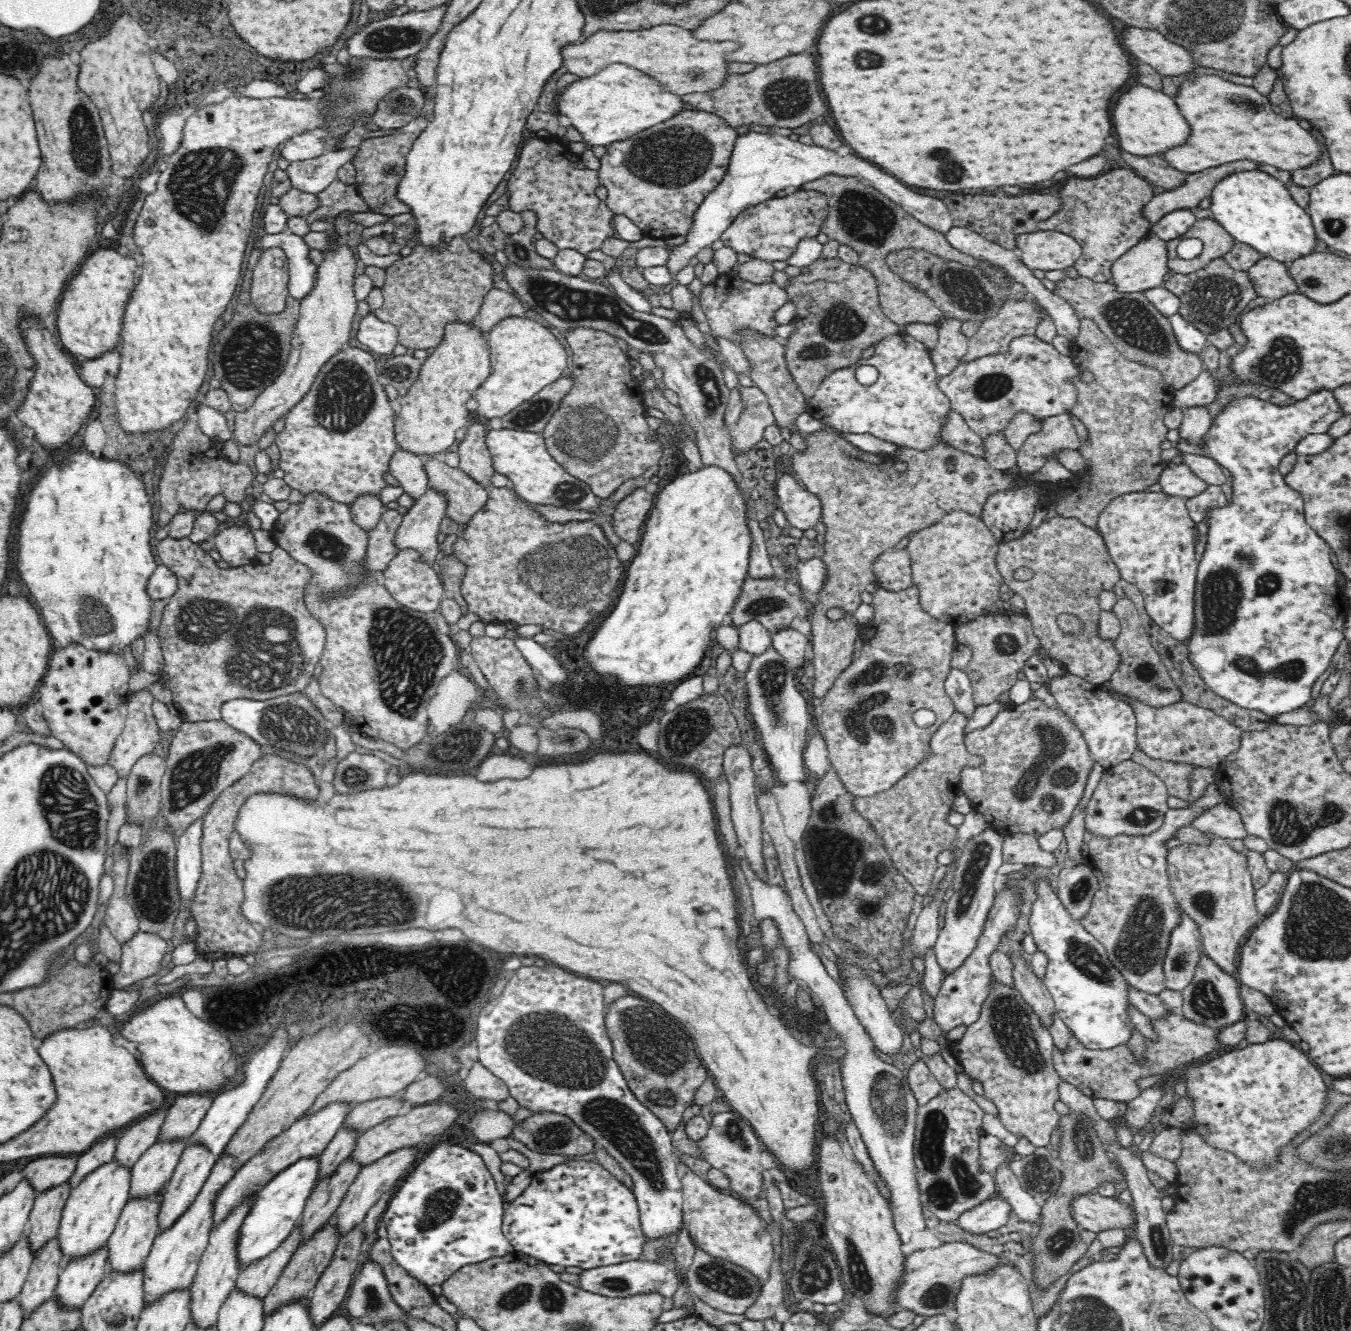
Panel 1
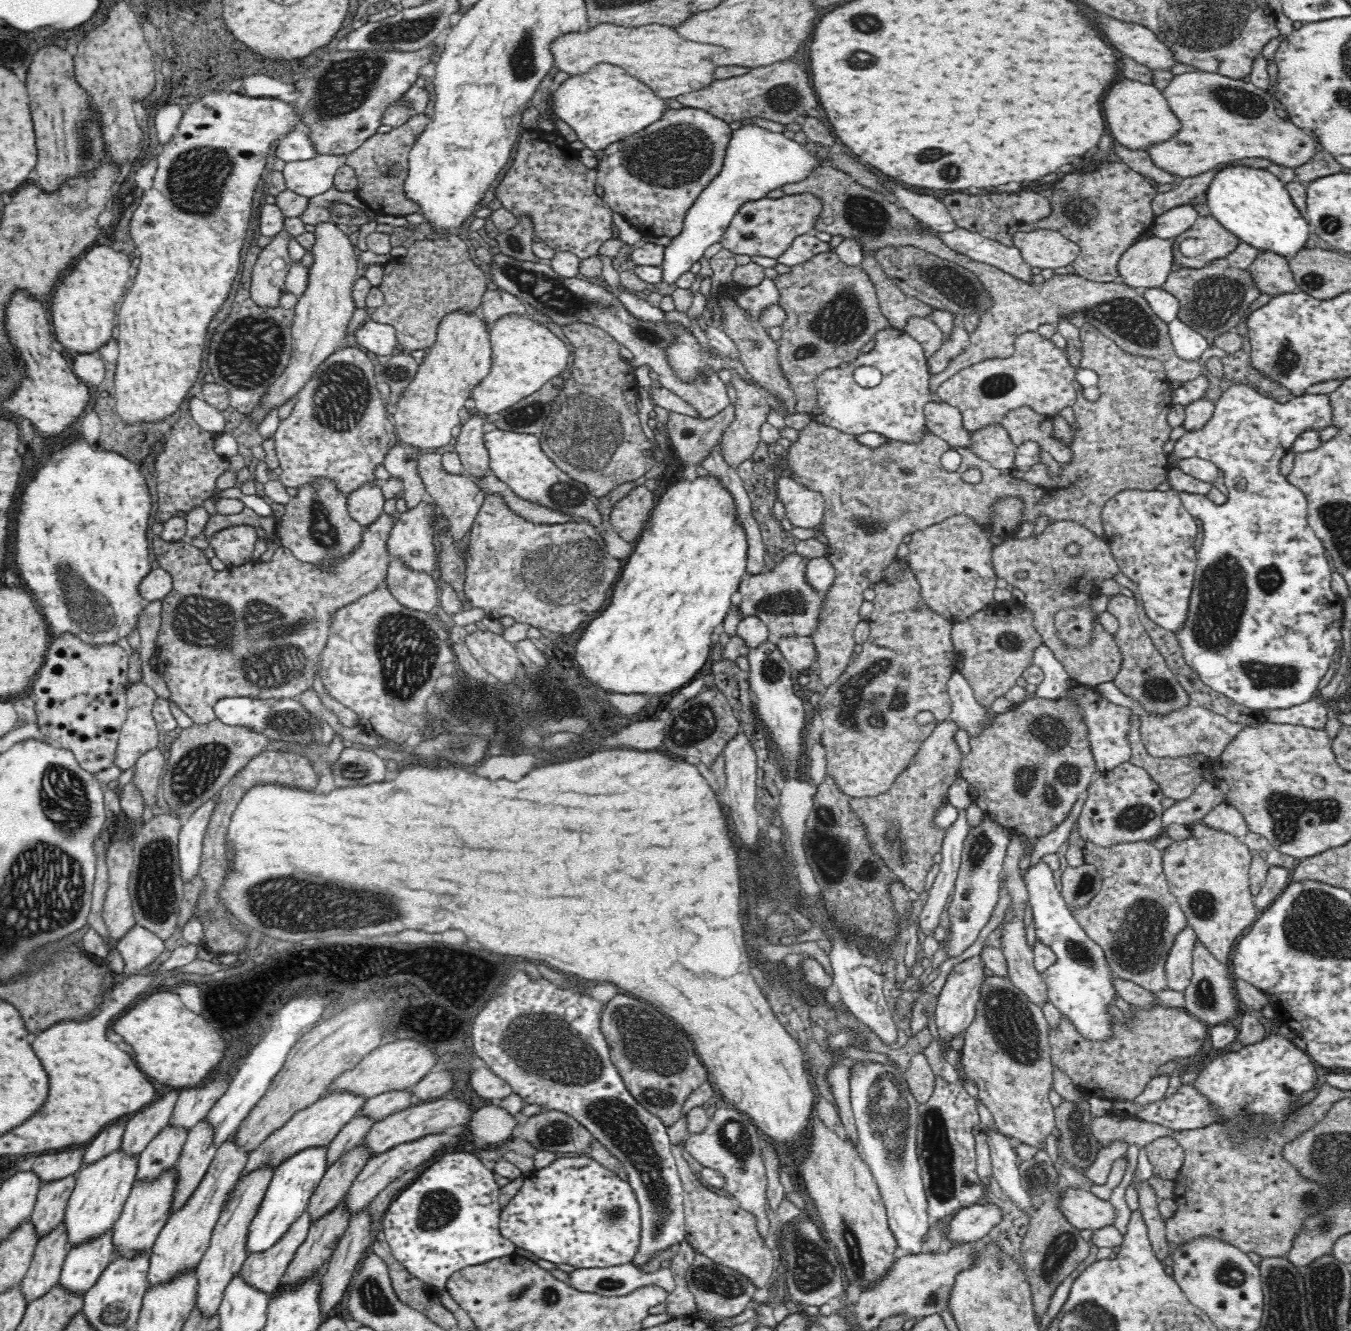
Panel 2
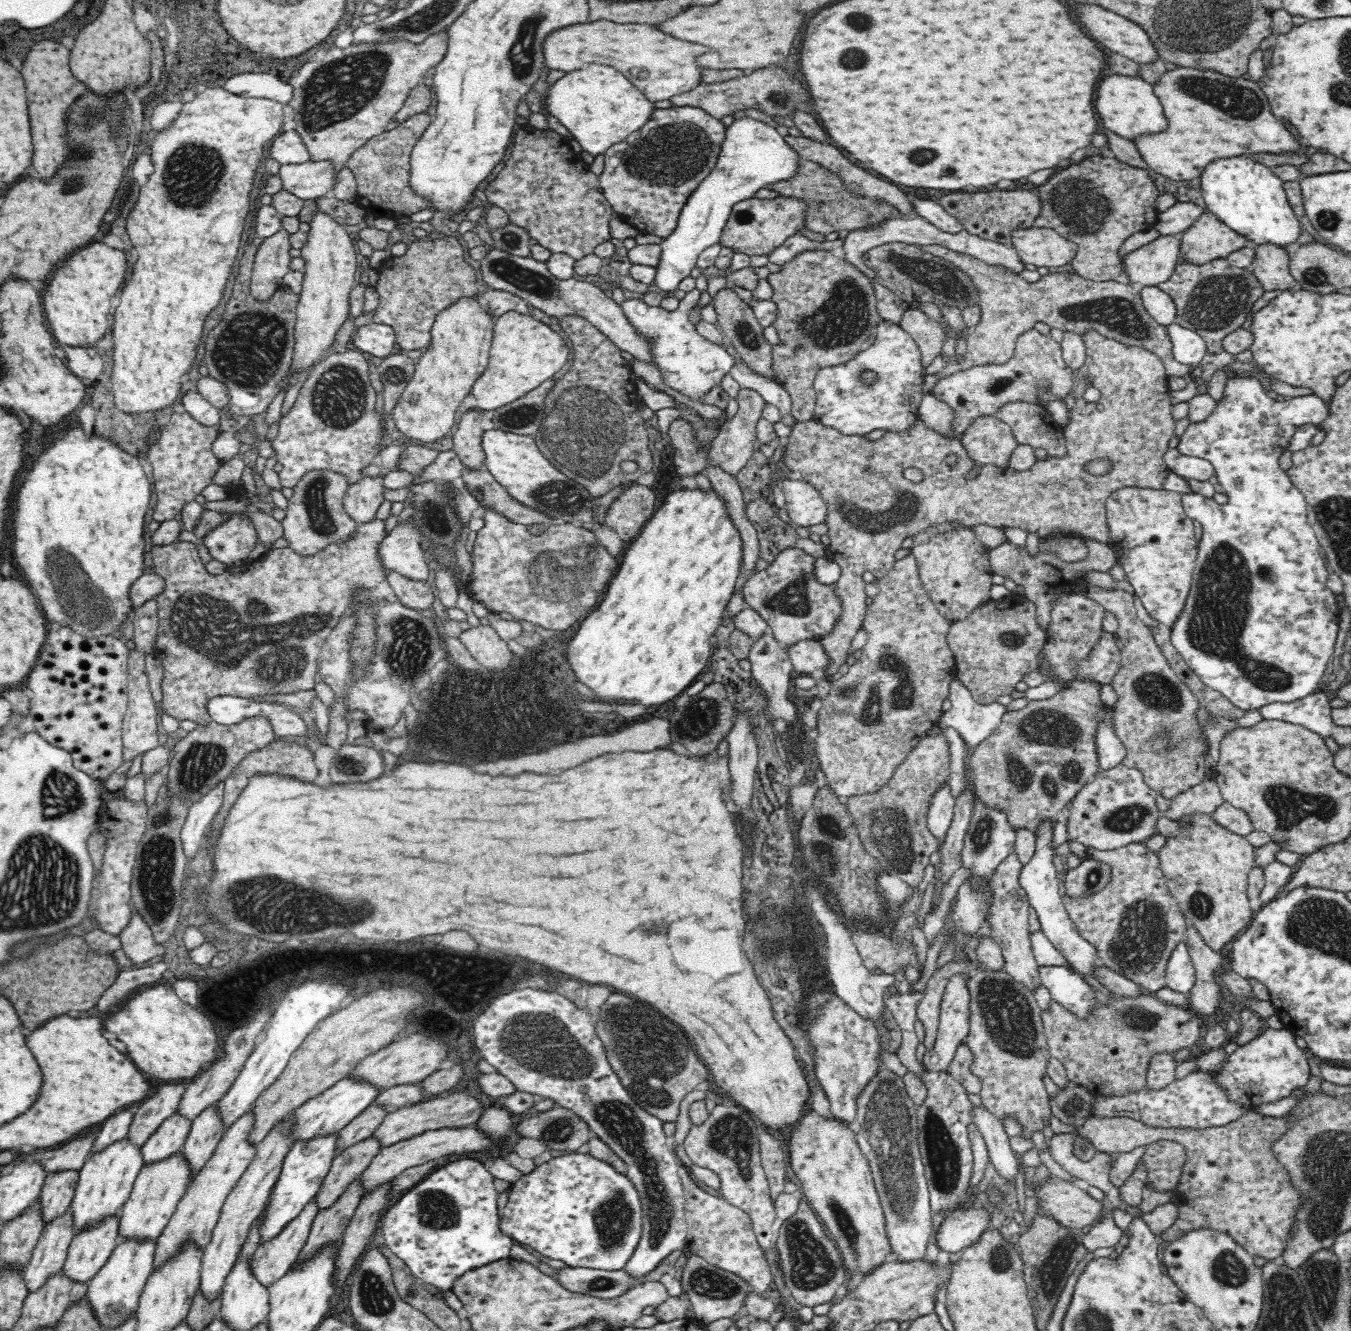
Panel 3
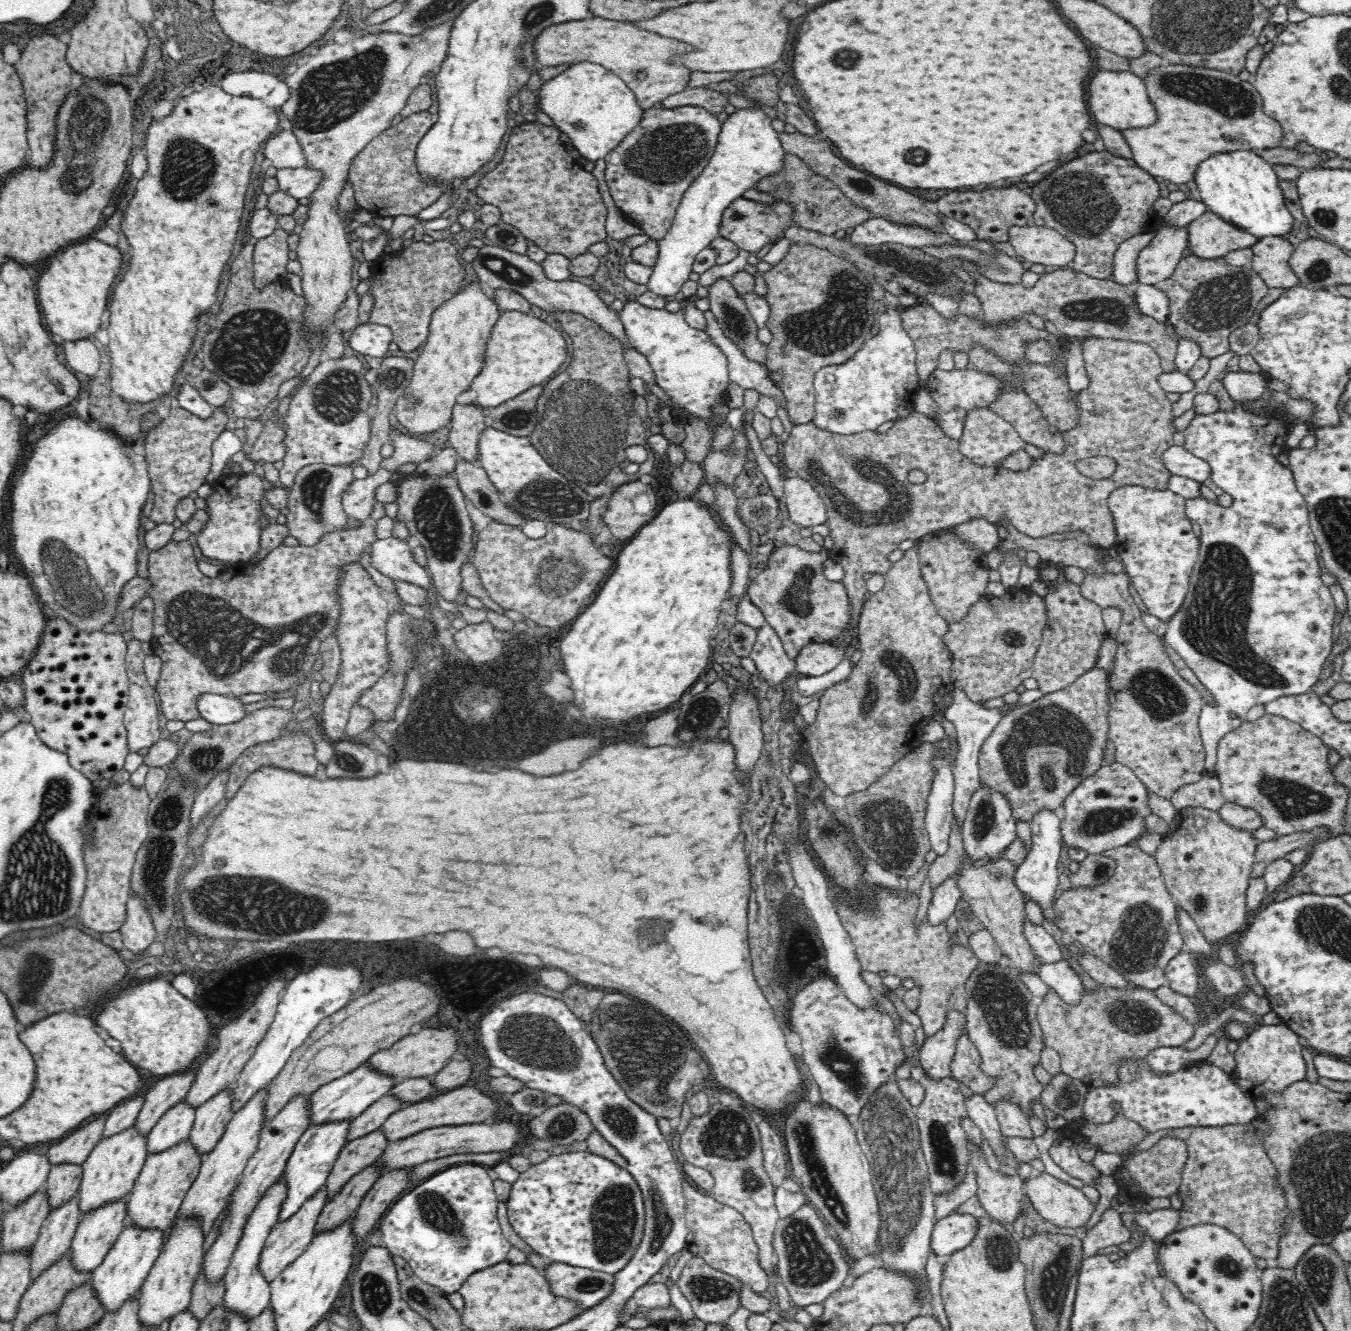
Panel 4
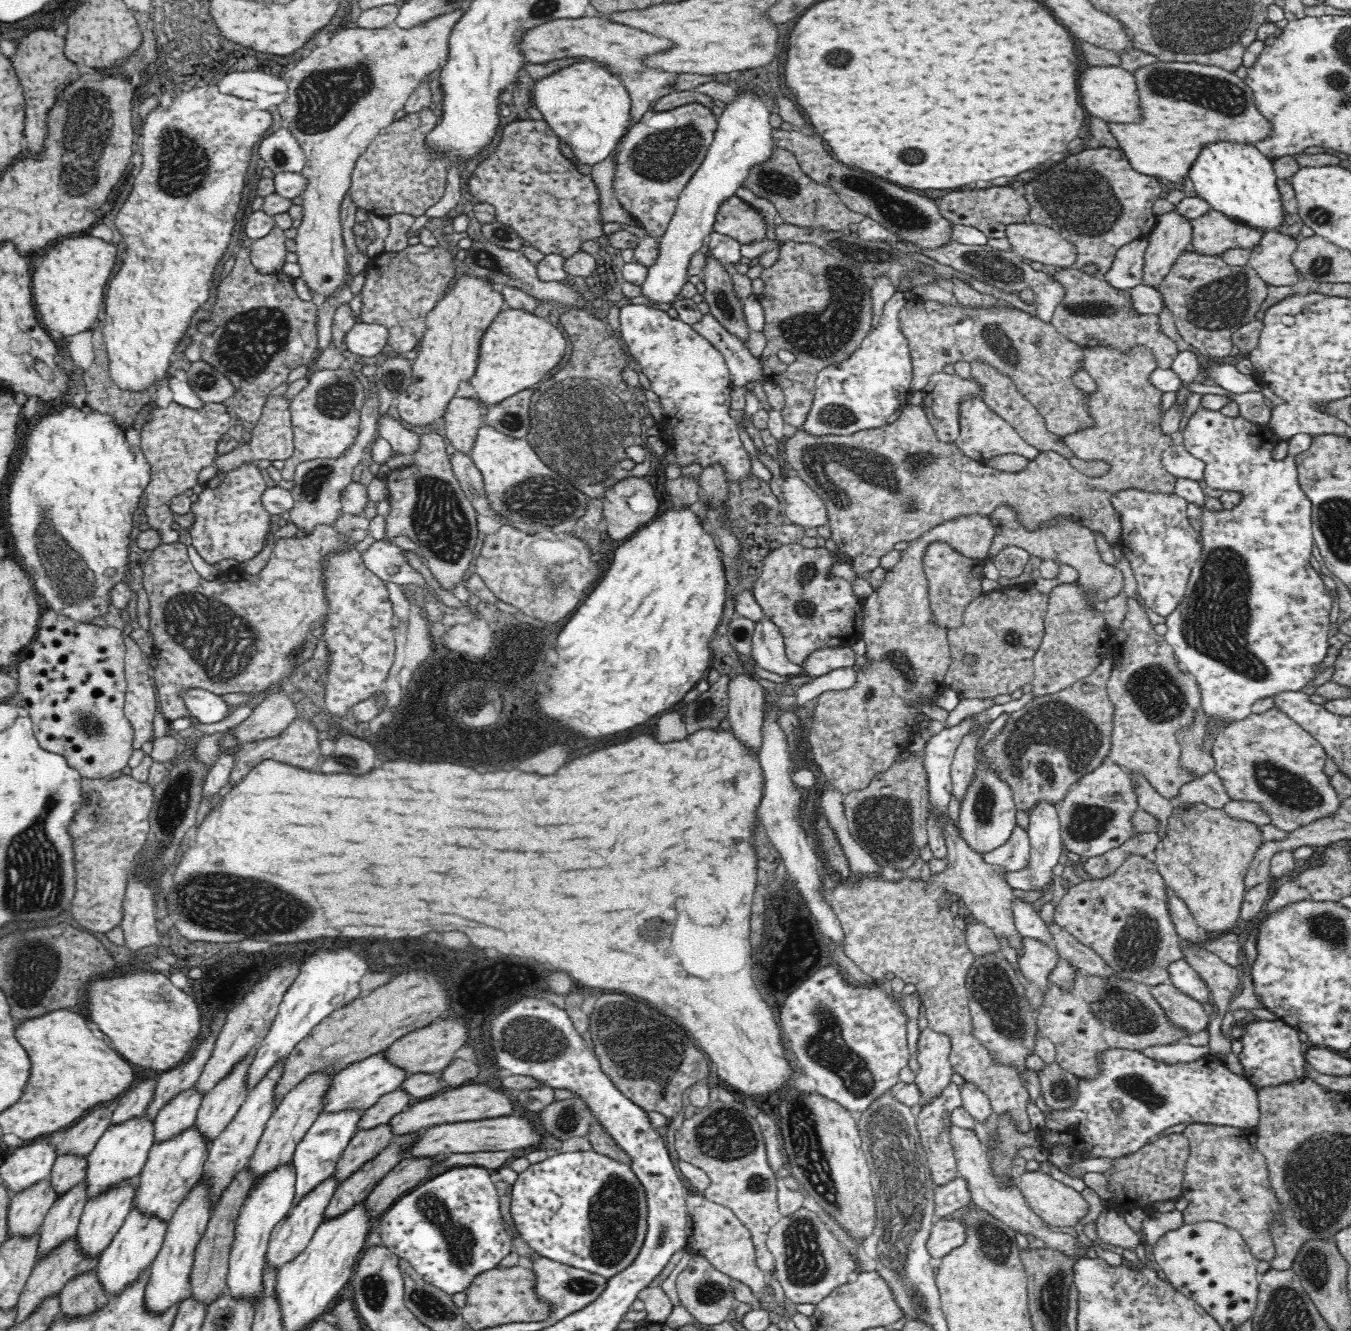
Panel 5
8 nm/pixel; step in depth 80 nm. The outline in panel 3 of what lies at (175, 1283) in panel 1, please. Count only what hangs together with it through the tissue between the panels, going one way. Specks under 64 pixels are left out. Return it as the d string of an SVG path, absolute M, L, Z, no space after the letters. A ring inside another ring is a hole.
M250 1108L240 1118L236 1118L236 1122L232 1122L230 1126L225 1128L214 1154L204 1164L204 1168L194 1176L188 1190L180 1199L172 1218L157 1238L155 1268L162 1266L186 1240L193 1238L193 1241L202 1249L210 1242L226 1198L236 1187L240 1176L246 1172L252 1158L256 1156L257 1148L249 1141L249 1134L254 1128L254 1123L253 1108Z

